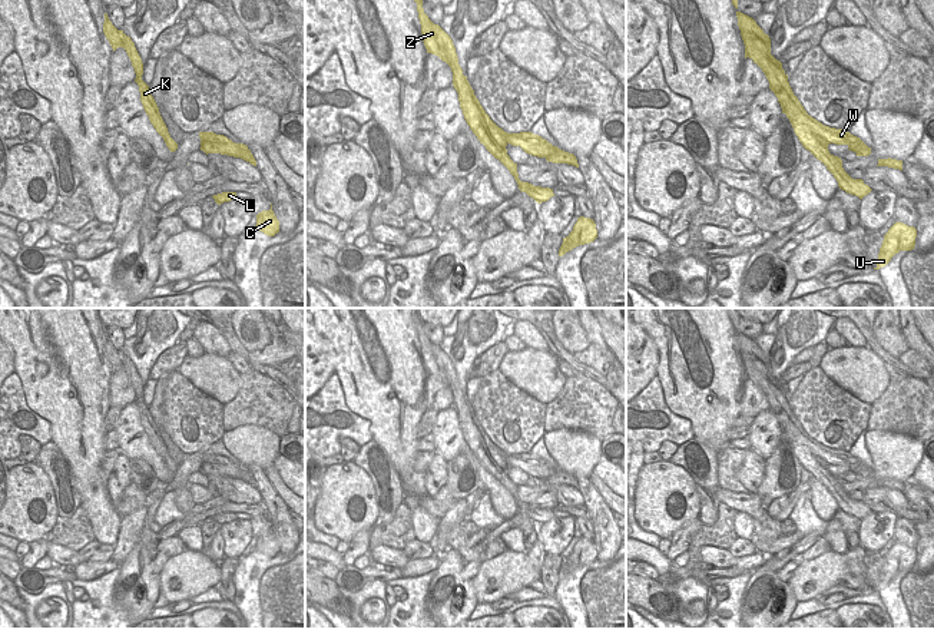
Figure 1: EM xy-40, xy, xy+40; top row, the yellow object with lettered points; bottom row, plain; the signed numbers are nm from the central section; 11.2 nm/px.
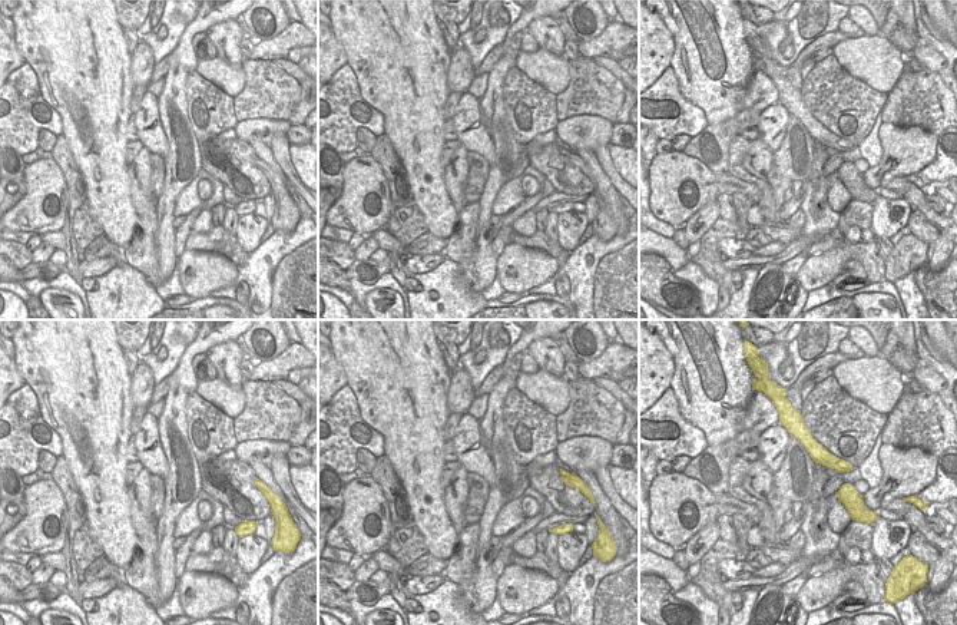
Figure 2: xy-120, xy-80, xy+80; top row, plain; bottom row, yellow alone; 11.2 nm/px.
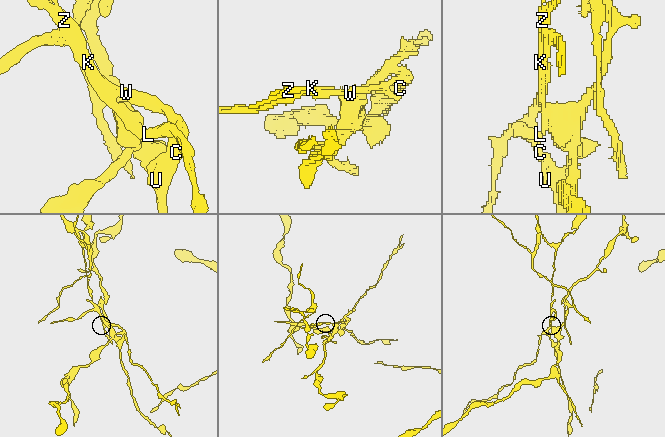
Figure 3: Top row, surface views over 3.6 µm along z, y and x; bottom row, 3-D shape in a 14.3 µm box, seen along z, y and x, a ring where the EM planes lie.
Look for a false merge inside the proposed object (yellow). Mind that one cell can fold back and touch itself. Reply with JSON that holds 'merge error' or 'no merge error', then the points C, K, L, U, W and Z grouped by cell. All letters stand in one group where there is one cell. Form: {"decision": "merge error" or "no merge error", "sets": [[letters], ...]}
{"decision": "merge error", "sets": [["C", "U", "W"], ["K", "L", "Z"]]}

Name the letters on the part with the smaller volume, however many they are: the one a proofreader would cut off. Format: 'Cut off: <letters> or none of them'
Cut off: C, U, W

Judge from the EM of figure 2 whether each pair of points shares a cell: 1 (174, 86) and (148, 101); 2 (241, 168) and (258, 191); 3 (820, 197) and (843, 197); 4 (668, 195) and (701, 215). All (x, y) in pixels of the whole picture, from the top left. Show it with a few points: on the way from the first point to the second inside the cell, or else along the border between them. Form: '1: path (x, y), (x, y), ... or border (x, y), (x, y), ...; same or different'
1: border (156, 98), (164, 131); different
2: path (245, 174), (254, 185); same
3: border (833, 174), (825, 201); different
4: border (715, 197), (682, 225); different

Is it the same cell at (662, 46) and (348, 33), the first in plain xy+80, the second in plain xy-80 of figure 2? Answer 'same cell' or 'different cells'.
different cells

